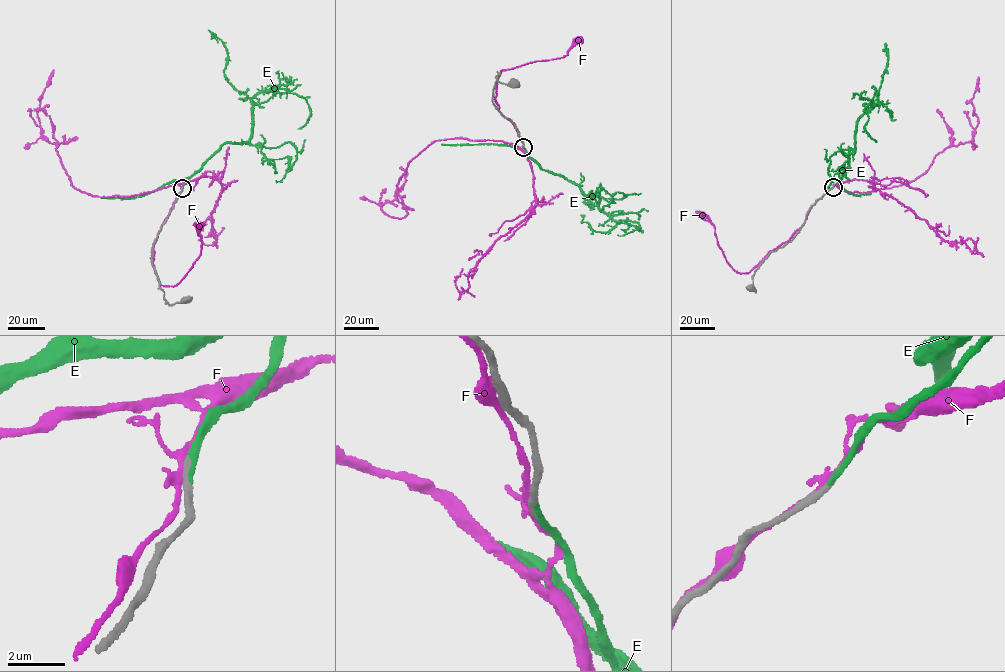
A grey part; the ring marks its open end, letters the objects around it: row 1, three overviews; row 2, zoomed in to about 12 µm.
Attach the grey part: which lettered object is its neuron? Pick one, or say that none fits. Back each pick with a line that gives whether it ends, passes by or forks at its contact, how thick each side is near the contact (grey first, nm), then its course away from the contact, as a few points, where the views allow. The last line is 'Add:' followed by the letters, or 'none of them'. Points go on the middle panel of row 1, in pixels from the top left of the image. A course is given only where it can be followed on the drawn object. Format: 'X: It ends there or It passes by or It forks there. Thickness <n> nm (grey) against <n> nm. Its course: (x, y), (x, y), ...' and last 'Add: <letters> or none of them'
E: It ends there. Thickness 280 nm (grey) against 220 nm. Its course: (524, 147), (542, 169), (599, 195), (598, 208), (614, 220), (638, 222), (639, 231), (617, 235)
Add: E

